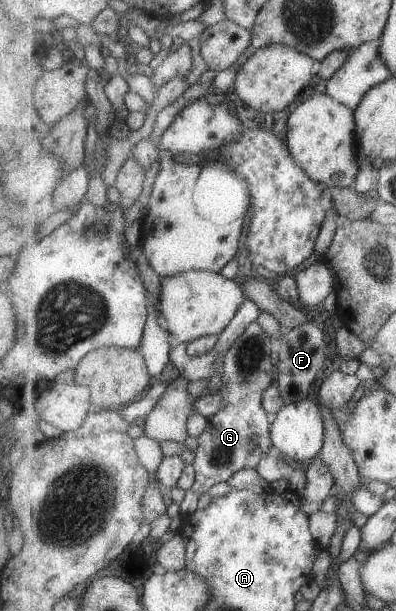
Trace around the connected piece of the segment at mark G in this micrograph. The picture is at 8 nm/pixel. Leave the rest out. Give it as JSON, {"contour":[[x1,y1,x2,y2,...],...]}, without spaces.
{"contour":[[255,322,226,355,226,387,220,391,226,405,216,415,208,418,208,429,198,438,199,445,195,451,197,458,193,463,197,481,187,492,182,504,182,514,192,516,199,509,200,497,206,495,212,487,222,482,229,483,236,473,256,468,270,456,275,417,264,408,264,397,277,376,278,367,272,363,272,337,259,322]]}

